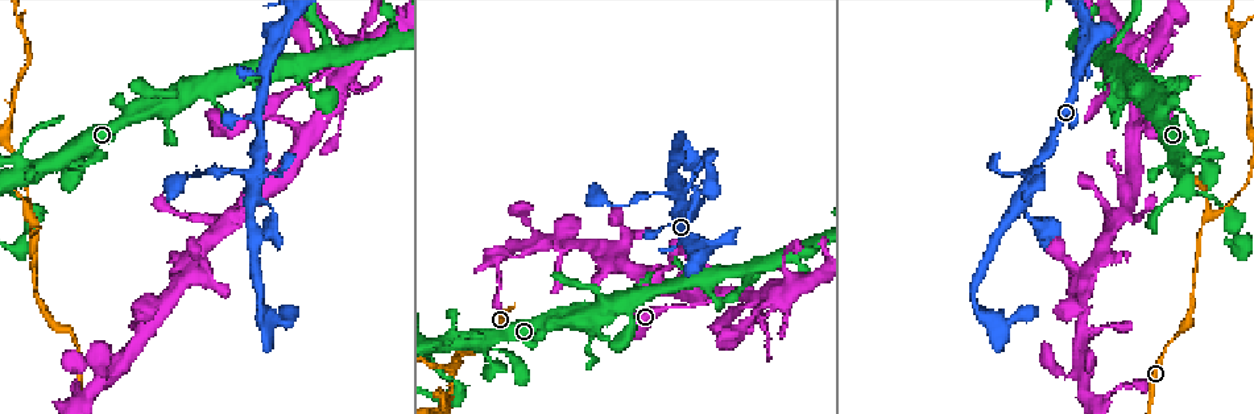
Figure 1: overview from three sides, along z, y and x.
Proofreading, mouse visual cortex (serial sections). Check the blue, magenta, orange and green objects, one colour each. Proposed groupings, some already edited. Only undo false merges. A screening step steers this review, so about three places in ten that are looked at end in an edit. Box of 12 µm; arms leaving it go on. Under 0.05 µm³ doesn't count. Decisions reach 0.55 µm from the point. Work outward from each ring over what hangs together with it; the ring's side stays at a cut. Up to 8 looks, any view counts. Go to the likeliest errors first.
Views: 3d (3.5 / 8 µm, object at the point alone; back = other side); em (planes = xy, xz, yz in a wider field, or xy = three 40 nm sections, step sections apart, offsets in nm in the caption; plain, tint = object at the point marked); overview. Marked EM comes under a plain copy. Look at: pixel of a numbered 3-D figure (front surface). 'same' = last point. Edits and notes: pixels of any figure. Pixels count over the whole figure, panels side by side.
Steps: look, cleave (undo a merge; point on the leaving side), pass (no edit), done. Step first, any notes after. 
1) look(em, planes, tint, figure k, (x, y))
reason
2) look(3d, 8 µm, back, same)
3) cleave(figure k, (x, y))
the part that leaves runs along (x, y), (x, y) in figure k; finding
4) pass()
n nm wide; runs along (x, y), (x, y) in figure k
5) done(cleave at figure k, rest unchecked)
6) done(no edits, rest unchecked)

look(3d, 3.5 µm, back, figure 1, (1209, 214))
arms part here

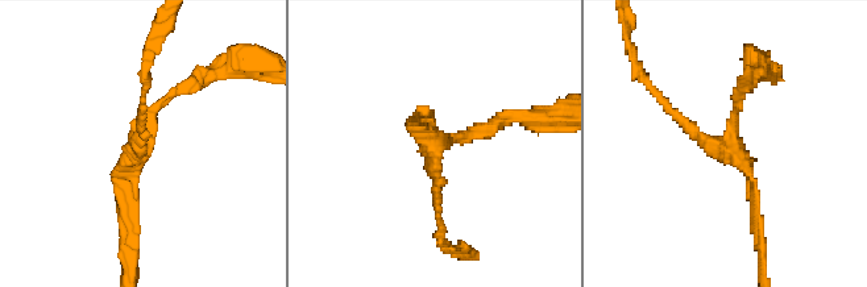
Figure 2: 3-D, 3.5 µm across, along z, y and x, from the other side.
look(em, xy, step 5, tint, figure 2, (139, 150))
3 arms; arms of 150, 150, 150 nm; now the EM

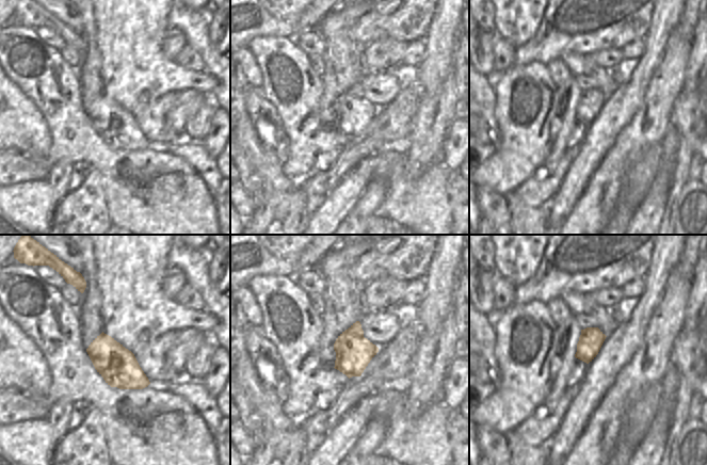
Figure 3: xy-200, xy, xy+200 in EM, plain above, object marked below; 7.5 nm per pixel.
cleave(figure 2, (193, 83))
the part that leaves runs along (154, 108), (199, 80), (224, 55) in figure 2; a second cell is stuck on

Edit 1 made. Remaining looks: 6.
look(overview)

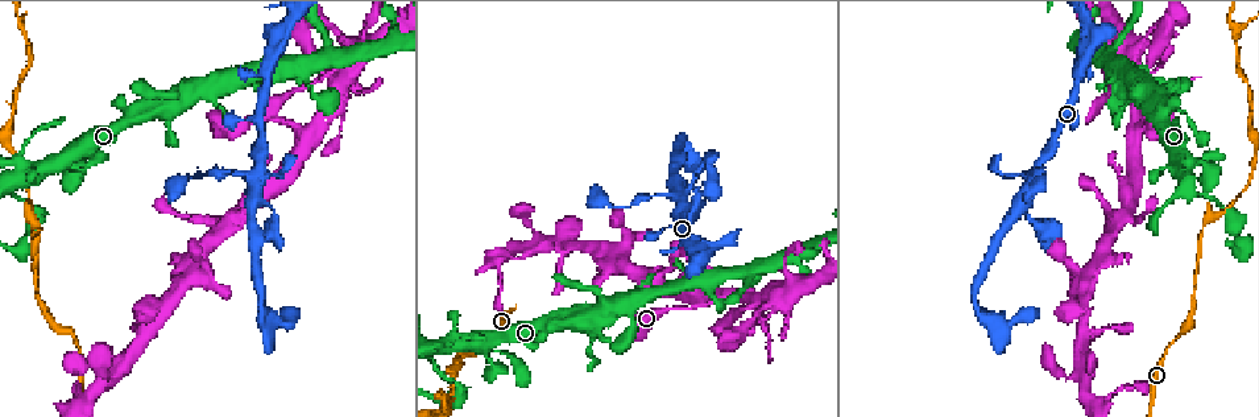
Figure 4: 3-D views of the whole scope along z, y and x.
look(em, xy, step 3, tint, figure 4, (1234, 33))
a fork

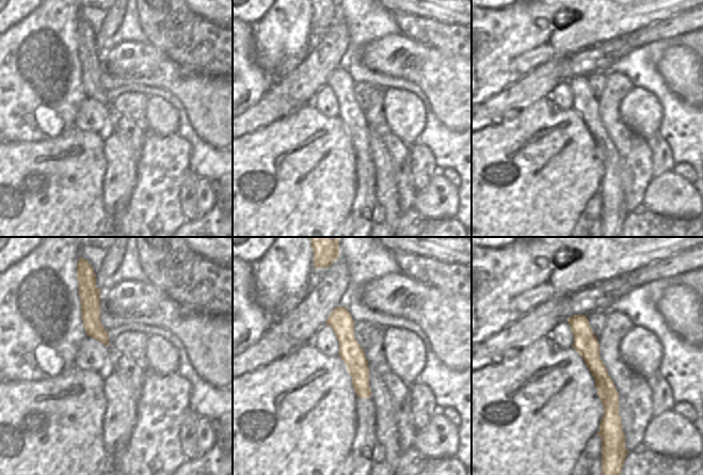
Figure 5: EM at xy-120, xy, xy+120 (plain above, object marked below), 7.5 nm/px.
look(3d, 3.5 µm, same)
see where the arms go

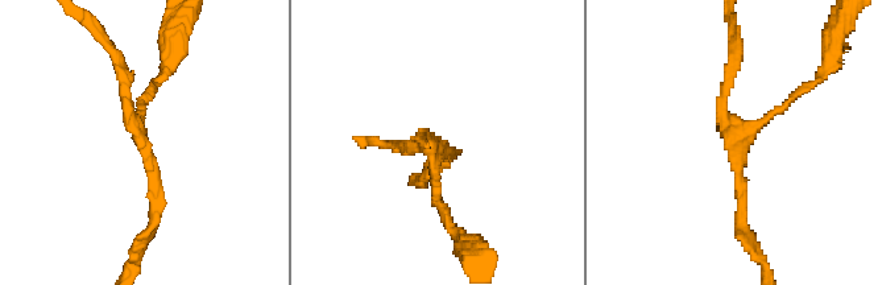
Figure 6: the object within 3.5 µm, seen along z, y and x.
pass()
170 nm wide; runs along (149, 228), (153, 168), (117, 66) in figure 6; all the same cell

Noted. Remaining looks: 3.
look(3d, 3.5 µm, figure 4, (757, 296))
two arms in line, one across

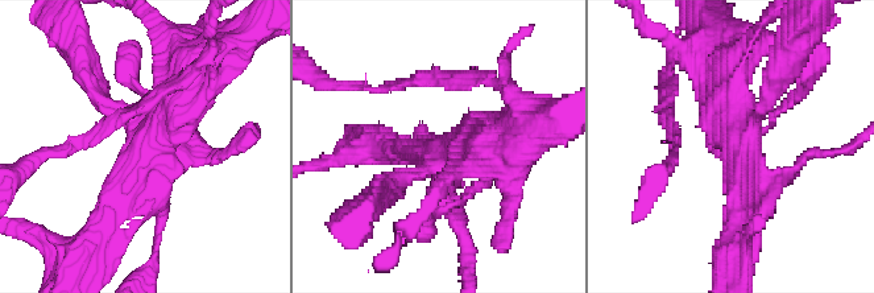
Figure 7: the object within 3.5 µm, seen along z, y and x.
look(em, xy, step 1, tint, figure 7, (148, 140))

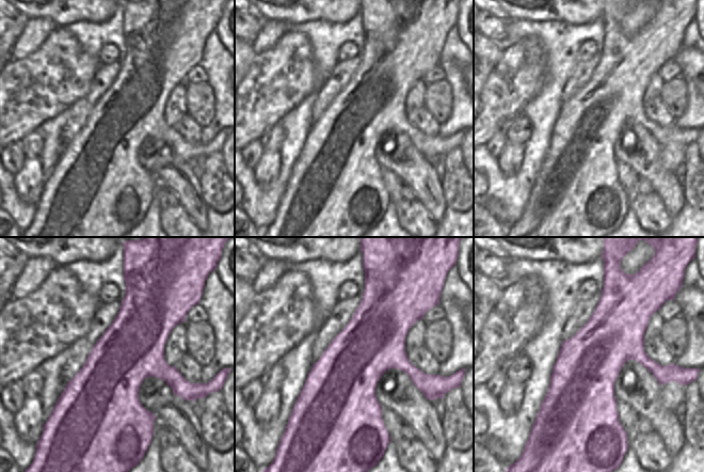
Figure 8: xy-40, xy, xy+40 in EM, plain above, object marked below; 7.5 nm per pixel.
look(em, xy, step 2, tint, same)

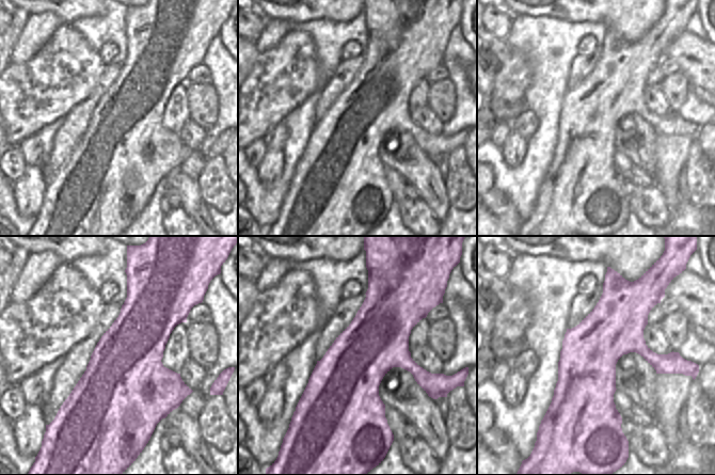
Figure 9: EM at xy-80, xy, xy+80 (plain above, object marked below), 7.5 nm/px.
pass()
runs along (110, 214), (145, 141), (206, 69) in figure 7; all the same cell

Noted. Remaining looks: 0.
done(cleave at figure 2, rest unchecked)

